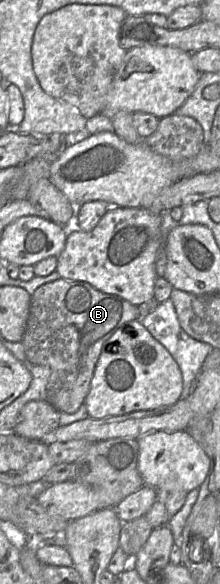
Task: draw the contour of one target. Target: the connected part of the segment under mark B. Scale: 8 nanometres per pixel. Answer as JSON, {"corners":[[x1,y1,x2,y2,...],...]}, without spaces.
{"corners":[[57,279,32,295,23,340,27,359,51,369,46,401,59,412,75,413,85,403,103,344,123,324,140,320,139,307,119,296,103,293,87,282]]}

